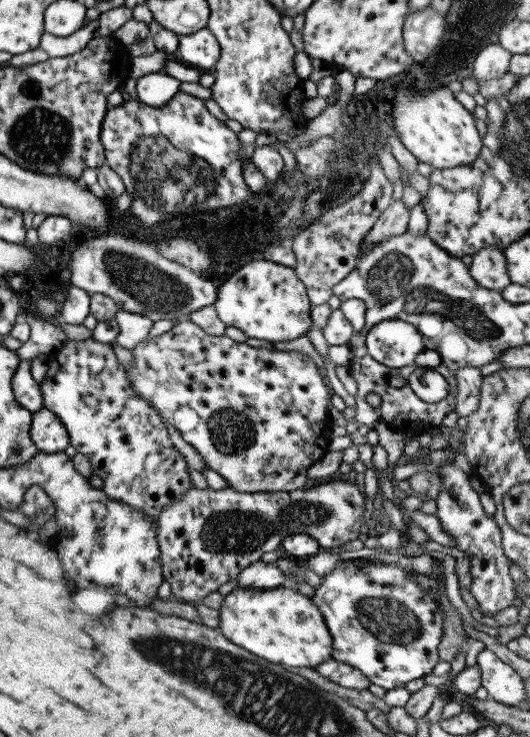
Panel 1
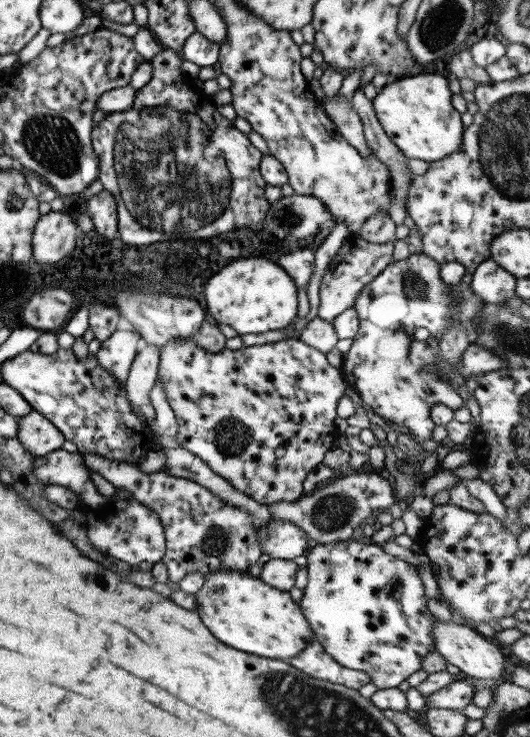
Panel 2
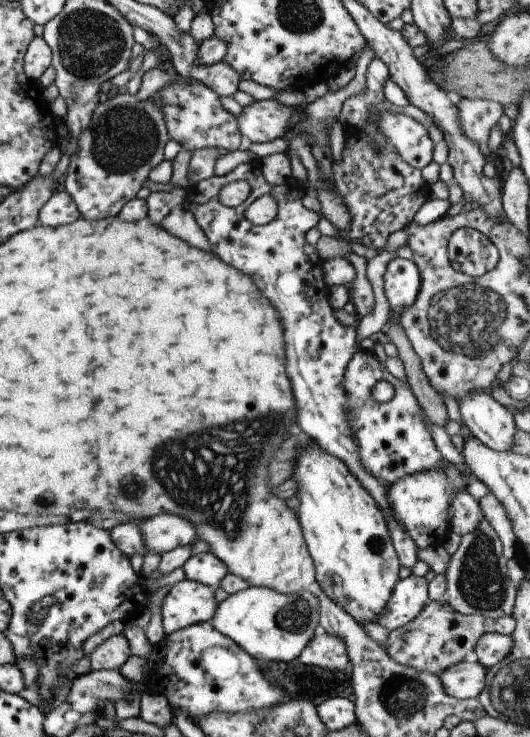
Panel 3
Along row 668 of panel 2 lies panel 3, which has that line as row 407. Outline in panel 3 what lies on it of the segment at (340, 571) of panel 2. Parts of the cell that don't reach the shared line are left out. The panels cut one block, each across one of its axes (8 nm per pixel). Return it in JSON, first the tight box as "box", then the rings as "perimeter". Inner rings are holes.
{"box":[344,348,448,484],"perimeter":[[[361,348],[354,352],[344,370],[344,392],[350,408],[346,410],[346,424],[358,444],[358,456],[368,476],[372,474],[376,480],[394,484],[408,475],[446,468],[448,462],[436,448],[436,438],[432,437],[432,430],[424,420],[424,412],[413,391],[394,376],[391,368],[380,363],[373,352]],[[384,381],[391,385],[394,395],[387,402],[378,402],[372,395]]]}

